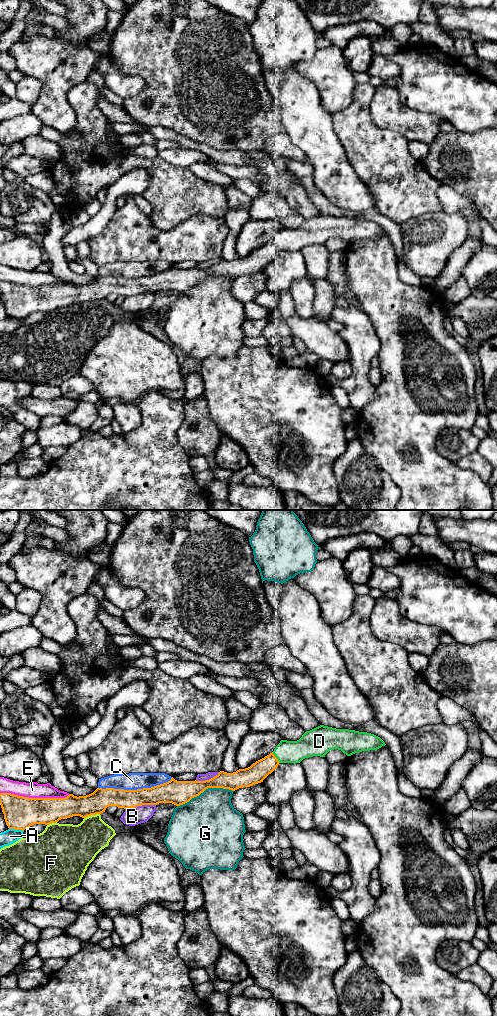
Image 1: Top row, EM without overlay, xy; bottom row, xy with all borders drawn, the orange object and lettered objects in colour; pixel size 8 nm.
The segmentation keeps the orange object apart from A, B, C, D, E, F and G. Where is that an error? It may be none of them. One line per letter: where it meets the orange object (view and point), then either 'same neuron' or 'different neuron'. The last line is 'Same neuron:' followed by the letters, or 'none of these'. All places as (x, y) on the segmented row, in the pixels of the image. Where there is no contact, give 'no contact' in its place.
A: contact xy (16, 829); different neuron
B: contact xy (140, 805); different neuron
C: contact xy (135, 790); different neuron
D: contact xy (275, 757); same neuron
E: contact xy (35, 798); different neuron
F: contact xy (91, 814); different neuron
G: contact xy (205, 789); different neuron
Same neuron: D

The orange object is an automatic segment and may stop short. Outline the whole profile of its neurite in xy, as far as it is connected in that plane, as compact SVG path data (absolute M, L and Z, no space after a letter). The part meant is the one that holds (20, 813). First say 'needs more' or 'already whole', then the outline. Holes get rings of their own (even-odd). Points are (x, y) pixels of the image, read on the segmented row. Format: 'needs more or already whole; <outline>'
needs more; M320 725L310 731L306 731L297 741L281 740L272 753L256 761L248 768L239 769L233 773L220 771L209 780L177 781L172 777L170 781L151 788L137 790L97 788L93 793L86 796L77 797L69 794L65 798L29 798L11 793L0 793L0 805L8 828L24 831L34 824L49 825L73 816L86 818L91 815L101 814L109 806L117 806L124 809L142 805L157 805L159 803L172 803L180 806L199 796L208 788L223 788L235 791L239 788L261 783L280 763L300 763L303 759L313 756L325 757L330 750L334 749L341 750L347 756L351 756L362 751L377 750L385 745L385 742L380 737L371 733Z

